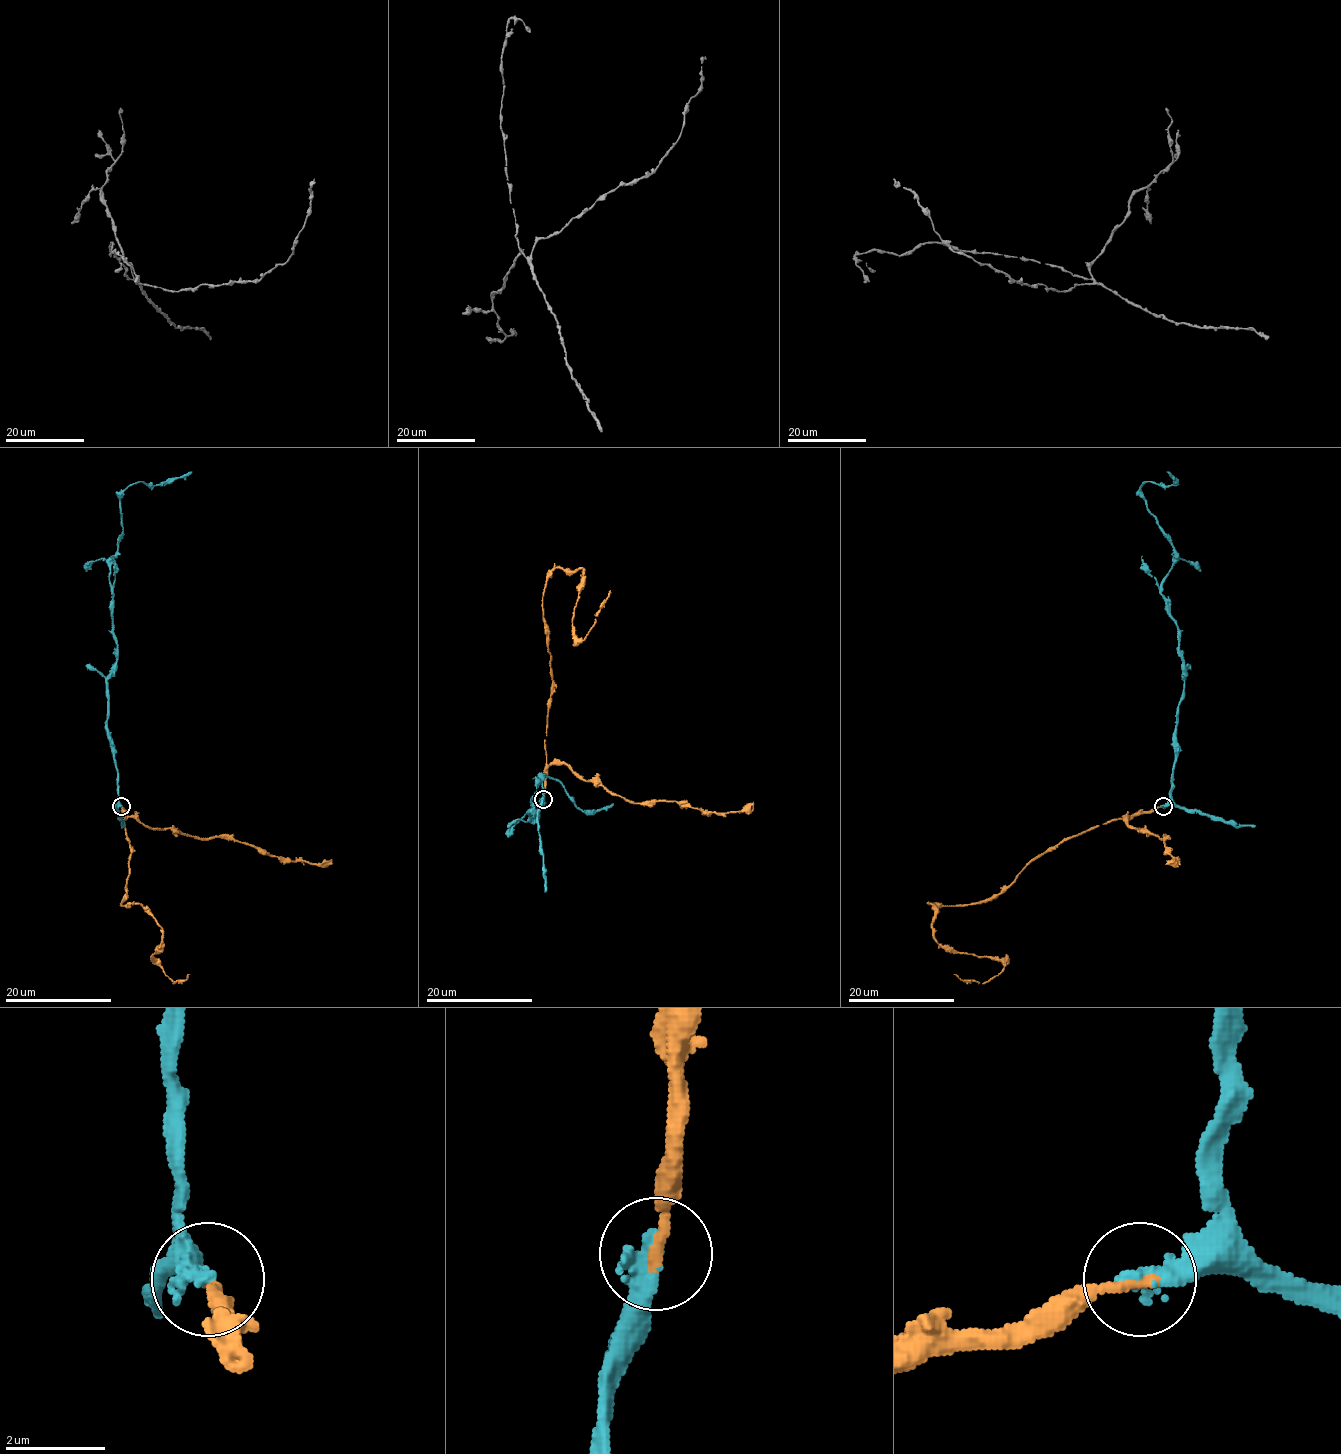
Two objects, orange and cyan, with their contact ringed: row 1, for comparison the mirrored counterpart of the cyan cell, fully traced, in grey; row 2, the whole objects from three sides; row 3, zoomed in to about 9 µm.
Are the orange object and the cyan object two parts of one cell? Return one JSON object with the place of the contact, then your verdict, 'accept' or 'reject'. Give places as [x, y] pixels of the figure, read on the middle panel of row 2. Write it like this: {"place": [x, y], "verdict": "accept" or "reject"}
{"place": [543, 799], "verdict": "accept"}

